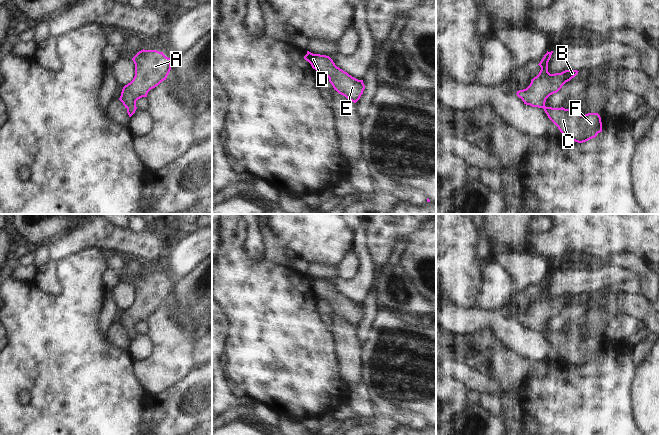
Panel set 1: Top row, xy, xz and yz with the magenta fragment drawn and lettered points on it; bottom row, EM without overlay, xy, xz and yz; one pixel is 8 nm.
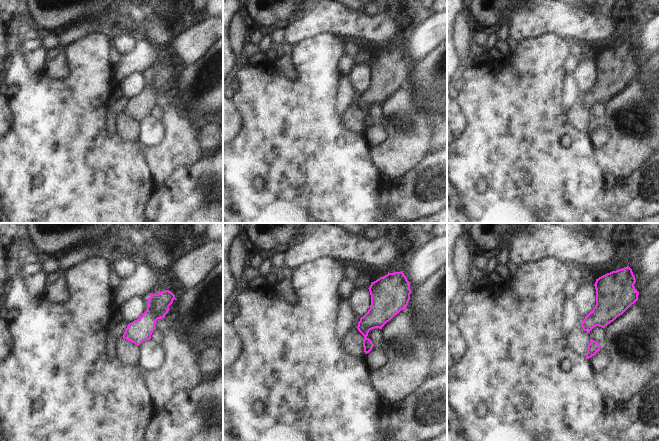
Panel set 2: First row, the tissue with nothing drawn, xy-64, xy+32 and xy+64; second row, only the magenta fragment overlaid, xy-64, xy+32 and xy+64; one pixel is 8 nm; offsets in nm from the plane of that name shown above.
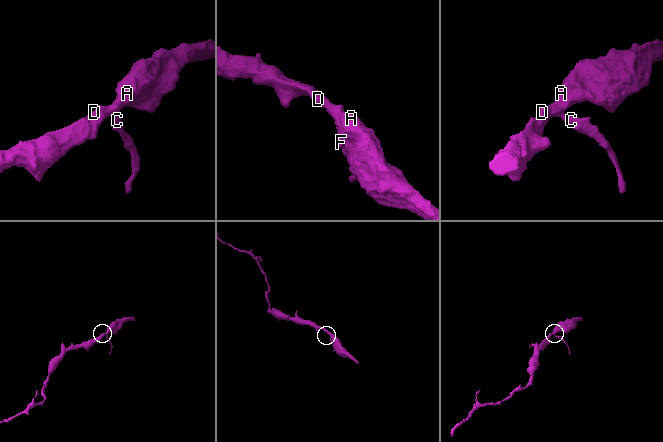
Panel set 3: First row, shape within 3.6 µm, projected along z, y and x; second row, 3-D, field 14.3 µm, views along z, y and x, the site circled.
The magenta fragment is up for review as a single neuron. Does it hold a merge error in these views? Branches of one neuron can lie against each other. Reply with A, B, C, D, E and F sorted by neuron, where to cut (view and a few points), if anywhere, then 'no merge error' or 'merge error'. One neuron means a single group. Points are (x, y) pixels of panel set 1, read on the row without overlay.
A B C D E F; no cut; no merge error

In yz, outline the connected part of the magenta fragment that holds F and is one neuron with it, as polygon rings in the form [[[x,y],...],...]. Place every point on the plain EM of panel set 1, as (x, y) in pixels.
[[[547,275],[538,288],[541,291],[539,298],[531,304],[526,313],[519,314],[516,318],[524,328],[543,332],[548,342],[570,364],[578,367],[586,366],[602,356],[601,341],[598,337],[581,339],[572,333],[545,330],[546,323],[557,317],[566,306],[574,302],[579,296],[577,294],[565,294],[561,297],[550,298],[548,286],[552,277],[553,275]]]

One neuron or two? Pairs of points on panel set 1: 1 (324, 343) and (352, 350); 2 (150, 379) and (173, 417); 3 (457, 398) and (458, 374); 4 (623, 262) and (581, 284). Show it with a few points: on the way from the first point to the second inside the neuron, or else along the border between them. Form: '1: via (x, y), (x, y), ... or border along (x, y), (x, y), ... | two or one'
1: border along (330, 330), (333, 336), (334, 355), (339, 369) | two
2: border along (179, 380), (153, 396) | two
3: border along (446, 376), (460, 381), (467, 389) | two
4: border along (609, 262), (624, 268), (633, 269), (637, 278) | two

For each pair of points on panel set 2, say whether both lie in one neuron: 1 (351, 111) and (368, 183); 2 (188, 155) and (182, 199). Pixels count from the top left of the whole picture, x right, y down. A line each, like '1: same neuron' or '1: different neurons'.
1: different neurons
2: different neurons

